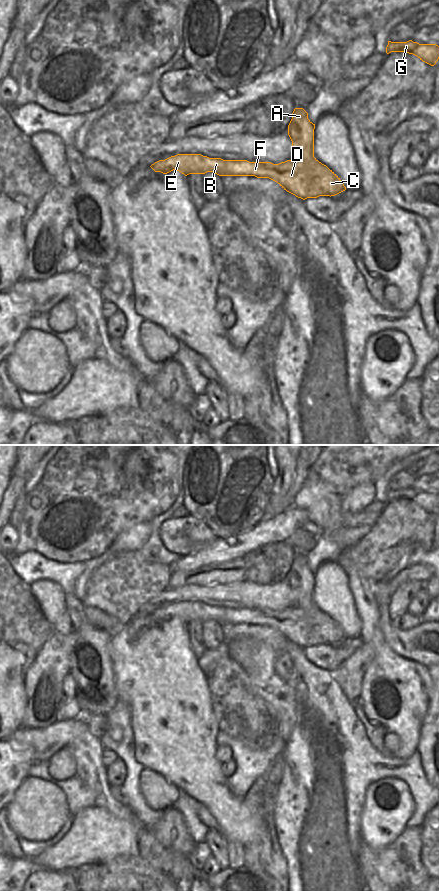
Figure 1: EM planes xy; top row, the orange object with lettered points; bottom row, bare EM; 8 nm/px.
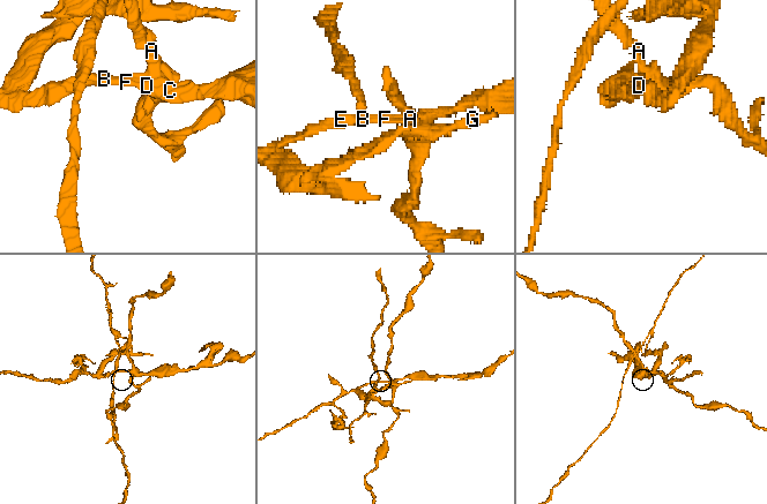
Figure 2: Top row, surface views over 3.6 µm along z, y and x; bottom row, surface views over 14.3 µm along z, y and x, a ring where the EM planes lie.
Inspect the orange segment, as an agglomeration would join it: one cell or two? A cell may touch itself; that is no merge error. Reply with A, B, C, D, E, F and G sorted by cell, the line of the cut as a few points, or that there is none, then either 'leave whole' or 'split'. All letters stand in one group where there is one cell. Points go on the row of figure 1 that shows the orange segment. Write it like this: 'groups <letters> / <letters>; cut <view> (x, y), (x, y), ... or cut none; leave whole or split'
groups A / B C D E F G; cut xy (292, 159), (298, 159), (305, 163), (321, 163), (326, 167); split

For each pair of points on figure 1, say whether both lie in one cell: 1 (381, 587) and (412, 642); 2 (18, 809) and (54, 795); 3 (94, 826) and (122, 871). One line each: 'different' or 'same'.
1: same
2: same
3: different

